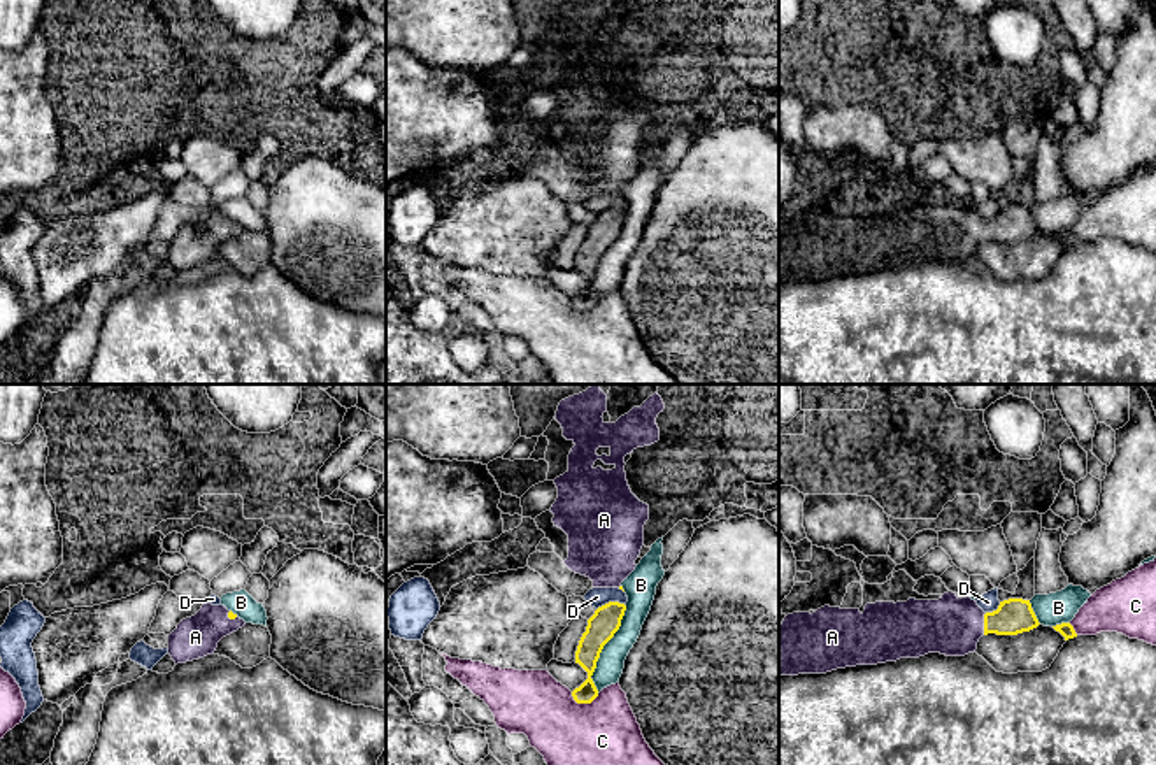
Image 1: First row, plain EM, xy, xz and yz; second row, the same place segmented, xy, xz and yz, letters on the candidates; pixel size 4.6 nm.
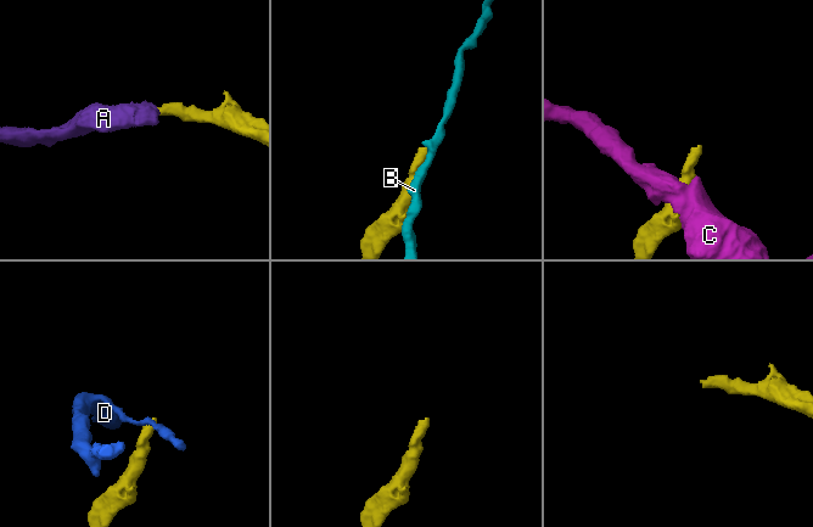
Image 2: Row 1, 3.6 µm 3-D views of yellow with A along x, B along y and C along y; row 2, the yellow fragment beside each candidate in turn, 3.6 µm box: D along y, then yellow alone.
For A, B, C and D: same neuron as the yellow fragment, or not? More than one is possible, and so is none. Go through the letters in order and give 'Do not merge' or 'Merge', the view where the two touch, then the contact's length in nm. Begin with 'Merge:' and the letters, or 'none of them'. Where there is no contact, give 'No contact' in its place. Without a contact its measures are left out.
Merge: A
A: Merge. Touches yellow in yz. Shared border 110 nm
B: Do not merge. Touches yellow in xz. Shared border 420 nm
C: Do not merge. Touches yellow in xz. Shared border 140 nm
D: Do not merge. Touches yellow in xz. Shared border 140 nm

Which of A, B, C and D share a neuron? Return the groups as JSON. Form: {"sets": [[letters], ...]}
{"sets": [["A"], ["B"], ["C"], ["D"]]}

